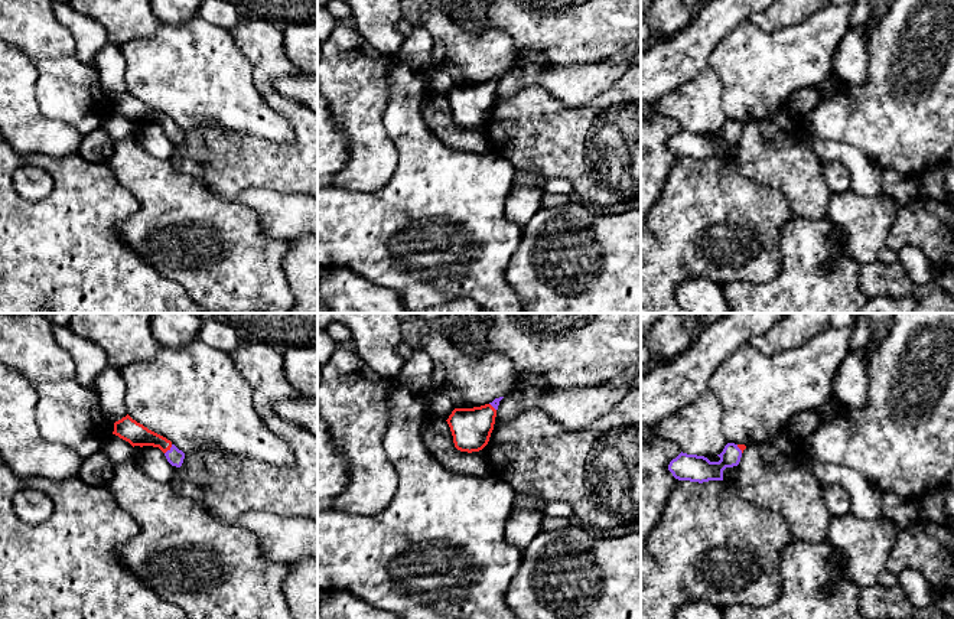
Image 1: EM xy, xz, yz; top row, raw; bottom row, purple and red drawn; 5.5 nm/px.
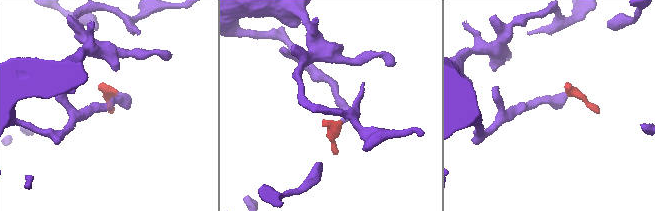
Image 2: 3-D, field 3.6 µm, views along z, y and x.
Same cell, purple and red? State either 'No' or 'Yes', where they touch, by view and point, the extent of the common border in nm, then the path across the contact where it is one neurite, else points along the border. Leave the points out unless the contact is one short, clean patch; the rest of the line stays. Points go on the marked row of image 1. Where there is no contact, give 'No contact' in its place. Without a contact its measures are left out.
Yes. Touches purple at xy (171, 449). Shared border 70 nm. Path across: xy (175, 456), (171, 449), (130, 430)

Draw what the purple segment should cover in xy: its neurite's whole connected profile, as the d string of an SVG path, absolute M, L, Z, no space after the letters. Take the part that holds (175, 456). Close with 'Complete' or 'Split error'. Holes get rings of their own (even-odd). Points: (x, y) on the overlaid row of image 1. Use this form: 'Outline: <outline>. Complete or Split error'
Outline: M128 414L121 420L114 423L113 434L118 436L120 439L128 442L133 447L134 446L153 446L159 447L167 462L172 466L180 467L185 459L185 453L179 450L170 440L166 437L149 430L143 424L133 420Z. Split error

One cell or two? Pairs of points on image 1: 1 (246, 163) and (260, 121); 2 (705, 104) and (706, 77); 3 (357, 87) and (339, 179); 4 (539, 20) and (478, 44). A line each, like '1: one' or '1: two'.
1: two
2: one
3: one
4: two

